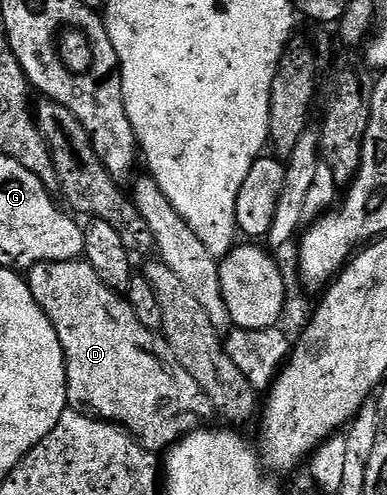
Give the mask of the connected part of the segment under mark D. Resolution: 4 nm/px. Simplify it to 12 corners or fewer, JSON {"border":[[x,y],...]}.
{"border":[[82,259],[29,268],[69,410],[165,452],[212,408]]}

